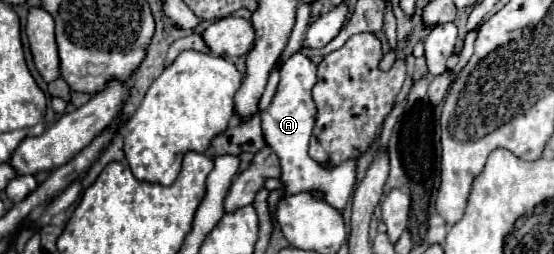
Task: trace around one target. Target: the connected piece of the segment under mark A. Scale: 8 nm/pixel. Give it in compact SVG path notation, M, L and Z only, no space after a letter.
M302 52L292 54L280 68L280 84L270 106L260 114L262 132L264 132L266 144L276 152L280 160L280 166L282 166L280 180L284 182L288 194L316 190L324 196L324 200L330 206L334 206L336 210L344 210L354 190L356 160L348 160L336 168L324 168L322 164L314 162L308 156L308 142L310 142L310 134L312 134L312 126L316 118L316 106L310 96L310 90L314 84L316 84L316 64L310 58L306 58Z

